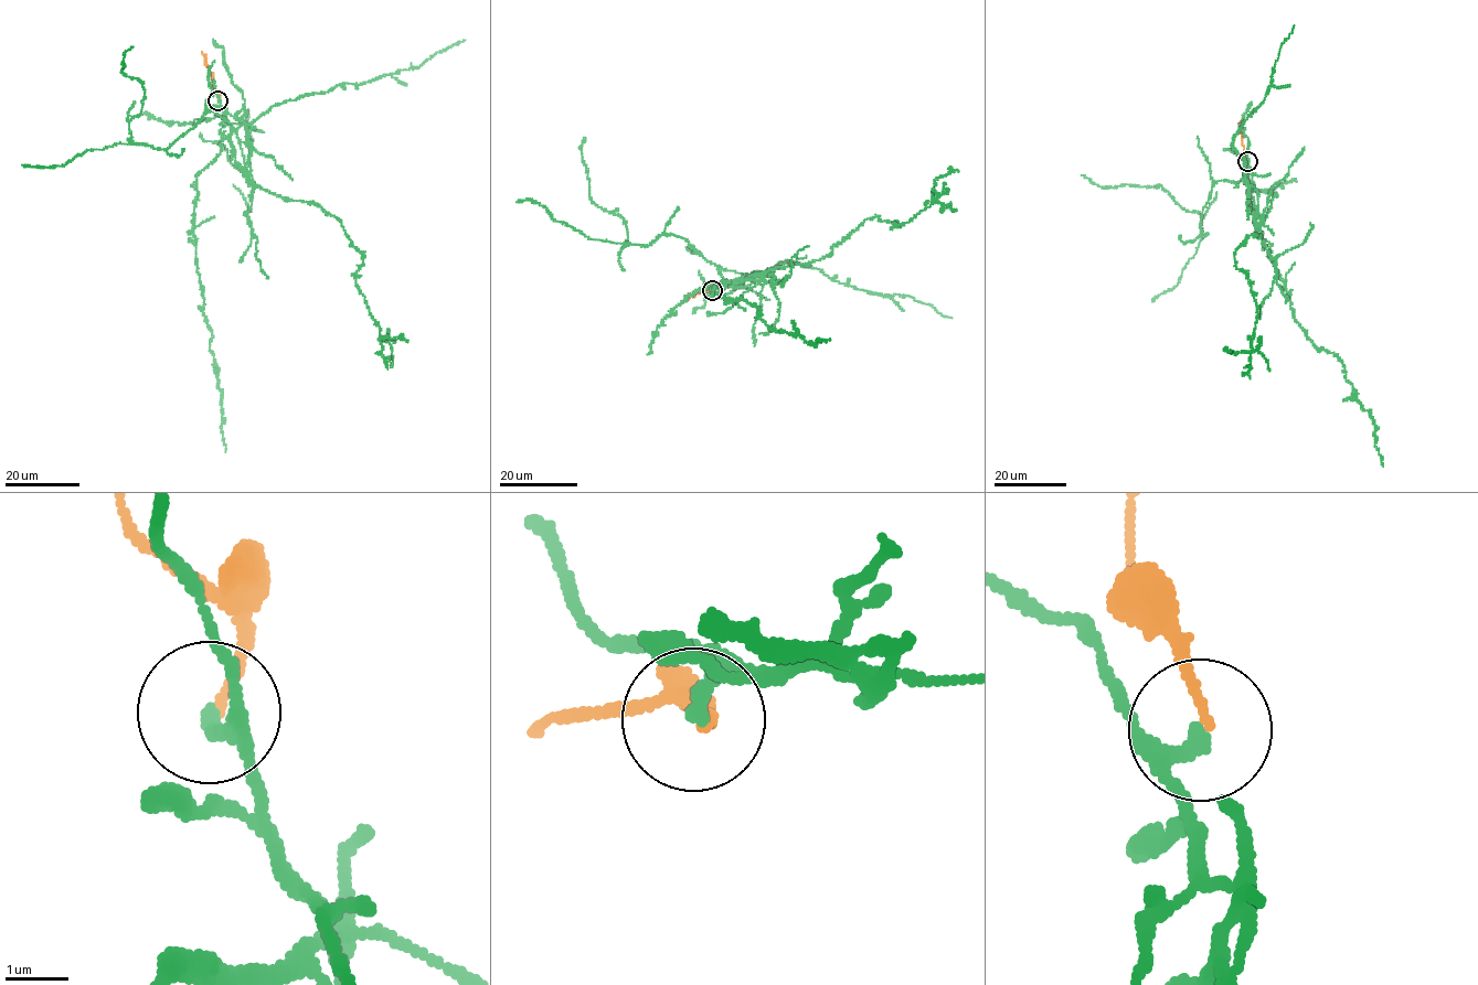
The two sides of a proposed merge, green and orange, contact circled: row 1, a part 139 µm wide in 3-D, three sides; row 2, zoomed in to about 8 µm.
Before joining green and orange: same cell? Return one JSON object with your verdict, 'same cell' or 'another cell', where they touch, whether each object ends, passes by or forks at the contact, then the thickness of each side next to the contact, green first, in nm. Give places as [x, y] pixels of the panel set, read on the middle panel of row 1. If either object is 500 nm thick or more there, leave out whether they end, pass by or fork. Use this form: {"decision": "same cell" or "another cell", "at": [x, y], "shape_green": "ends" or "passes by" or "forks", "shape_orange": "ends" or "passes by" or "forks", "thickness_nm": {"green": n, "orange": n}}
{"decision": "another cell", "at": [712, 290], "shape_green": "passes by", "shape_orange": "ends", "thickness_nm": {"green": 180, "orange": 140}}

